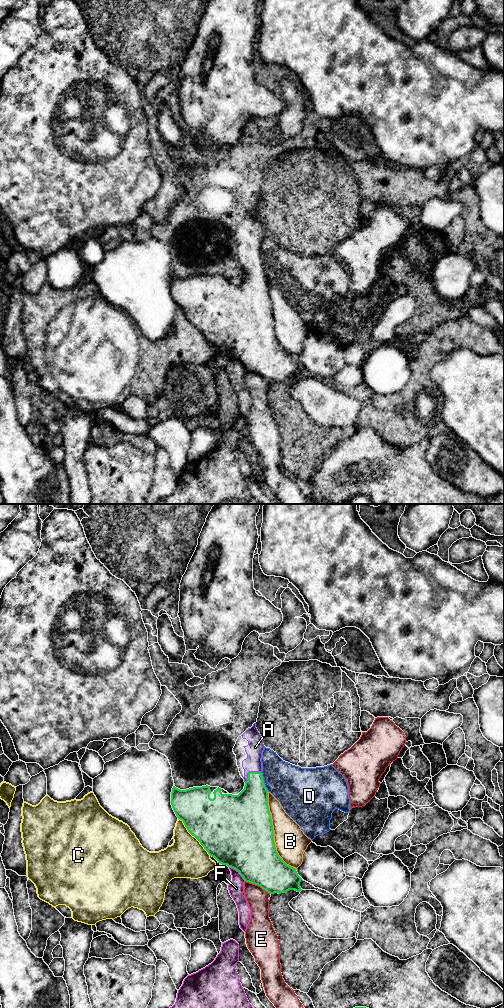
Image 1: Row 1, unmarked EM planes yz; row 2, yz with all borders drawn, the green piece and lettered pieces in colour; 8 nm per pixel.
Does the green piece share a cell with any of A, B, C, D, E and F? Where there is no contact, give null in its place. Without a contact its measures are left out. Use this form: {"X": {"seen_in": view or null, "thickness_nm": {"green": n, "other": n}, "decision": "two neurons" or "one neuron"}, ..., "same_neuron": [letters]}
{"A": {"seen_in": "yz", "thickness_nm": {"green": 260, "other": 140}, "decision": "one neuron"}, "B": {"seen_in": "yz", "thickness_nm": {"green": 500, "other": 260}, "decision": "two neurons"}, "C": {"seen_in": "yz", "thickness_nm": {"green": 460, "other": 320}, "decision": "two neurons"}, "D": {"seen_in": "yz", "thickness_nm": {"green": 300, "other": 320}, "decision": "two neurons"}, "E": {"seen_in": "yz", "thickness_nm": {"green": 360, "other": 170}, "decision": "two neurons"}, "F": {"seen_in": "yz", "thickness_nm": {"green": 480, "other": 130}, "decision": "two neurons"}, "same_neuron": ["A"]}

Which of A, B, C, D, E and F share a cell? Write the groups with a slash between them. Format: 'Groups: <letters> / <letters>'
Groups: A / B / C / D / E / F

